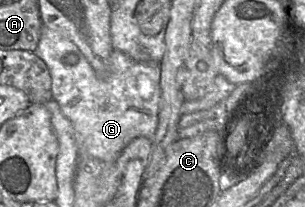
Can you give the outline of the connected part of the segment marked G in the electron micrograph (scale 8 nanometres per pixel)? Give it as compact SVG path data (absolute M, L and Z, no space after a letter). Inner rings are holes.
M44 25L34 53L48 68L52 100L58 103L61 112L74 128L78 156L90 155L104 162L114 162L134 139L152 139L158 123L159 64L135 61L126 54L112 49L108 75L98 77L71 40ZM69 53L74 53L79 58L74 66L64 63L64 57Z

